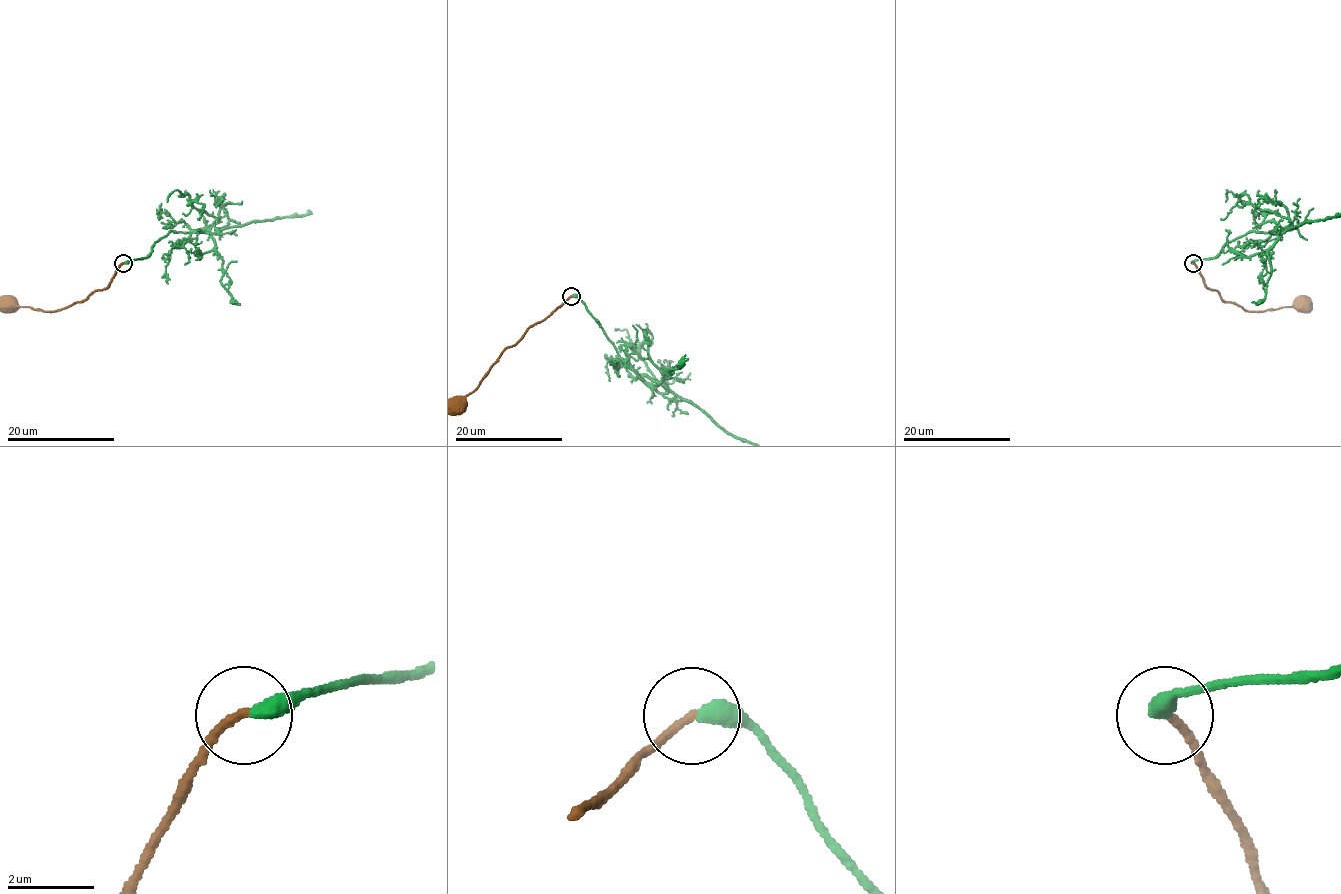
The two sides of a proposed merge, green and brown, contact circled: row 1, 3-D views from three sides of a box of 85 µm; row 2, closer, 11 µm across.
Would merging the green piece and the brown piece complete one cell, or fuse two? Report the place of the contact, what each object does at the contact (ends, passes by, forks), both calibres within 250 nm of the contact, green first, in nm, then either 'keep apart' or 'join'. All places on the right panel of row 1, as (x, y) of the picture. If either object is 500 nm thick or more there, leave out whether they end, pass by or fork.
place (1193, 263); green ends; brown ends; calibres 400 and 200 nm; join

